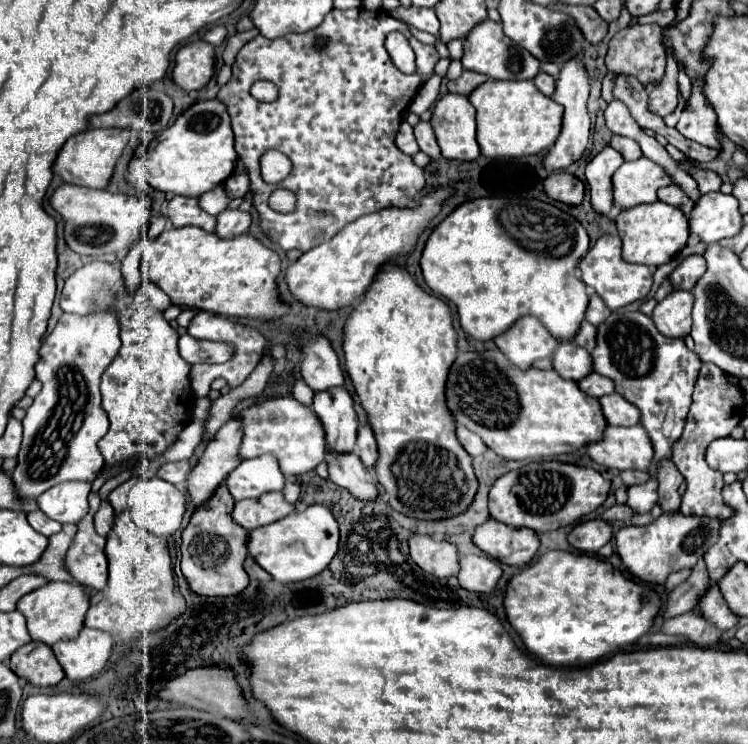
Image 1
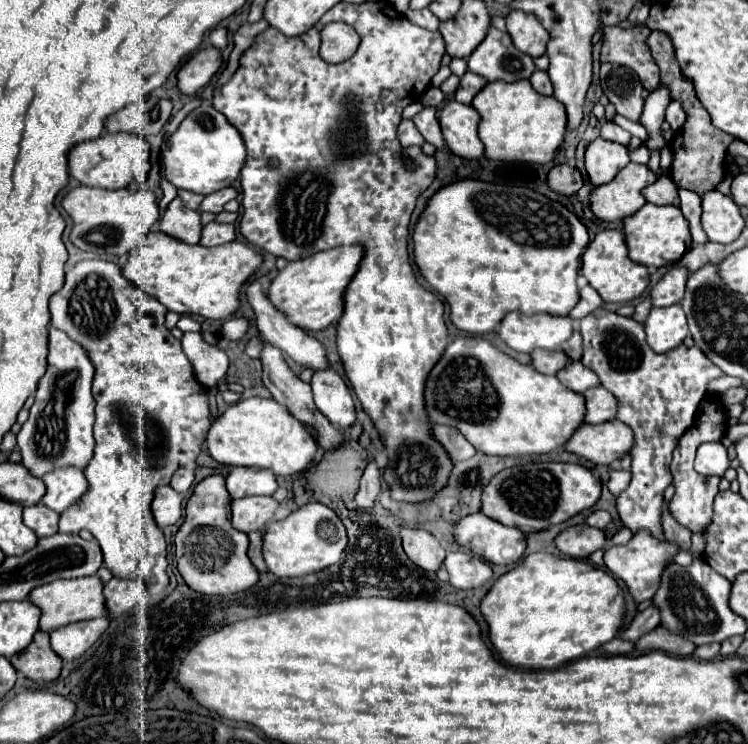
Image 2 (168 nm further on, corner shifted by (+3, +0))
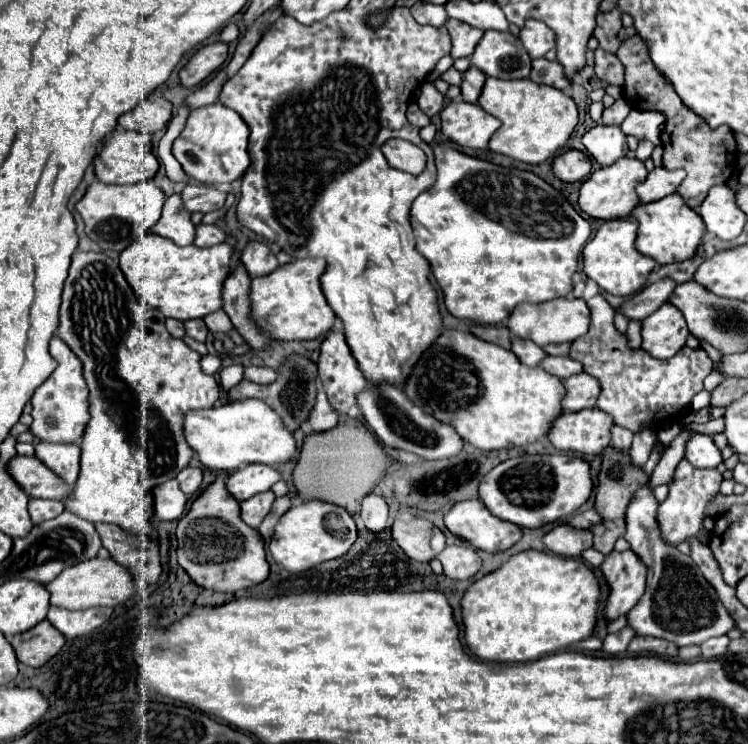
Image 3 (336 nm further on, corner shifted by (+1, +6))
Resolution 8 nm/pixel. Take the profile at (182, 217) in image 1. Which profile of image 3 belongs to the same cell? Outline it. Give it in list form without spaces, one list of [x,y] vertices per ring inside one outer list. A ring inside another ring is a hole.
[[[176,193],[166,199],[160,221],[154,225],[154,233],[176,241],[176,245],[190,245],[196,235],[196,227],[190,221],[190,211],[182,205],[182,197]]]

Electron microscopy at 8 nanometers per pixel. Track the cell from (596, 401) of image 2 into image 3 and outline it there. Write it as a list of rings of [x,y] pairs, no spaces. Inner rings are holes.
[[[578,373],[570,379],[566,379],[564,387],[566,387],[566,397],[562,401],[562,409],[566,413],[596,407],[600,385],[588,373]]]

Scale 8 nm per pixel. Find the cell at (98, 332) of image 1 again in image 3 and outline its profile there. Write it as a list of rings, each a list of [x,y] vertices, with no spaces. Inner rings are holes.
[[[54,335],[50,341],[50,353],[58,361],[58,367],[32,395],[34,421],[30,425],[30,431],[36,439],[48,443],[80,443],[86,431],[86,423],[90,421],[88,385],[82,375],[82,361],[64,341],[60,341],[58,335]]]

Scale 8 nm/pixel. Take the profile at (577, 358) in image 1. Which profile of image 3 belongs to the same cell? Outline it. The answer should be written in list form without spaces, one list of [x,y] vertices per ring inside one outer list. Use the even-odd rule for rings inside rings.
[[[512,337],[512,353],[520,359],[520,363],[528,367],[538,367],[542,359],[546,357],[546,351],[532,341],[518,341],[518,337]]]

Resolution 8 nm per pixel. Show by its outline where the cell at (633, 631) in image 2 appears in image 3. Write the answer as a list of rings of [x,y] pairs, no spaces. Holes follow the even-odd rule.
[[[626,625],[622,631],[618,631],[618,633],[610,633],[610,635],[604,639],[604,651],[610,653],[610,655],[620,655],[620,653],[624,653],[626,647],[628,647],[628,643],[630,643],[630,639],[632,639],[634,635],[636,635],[634,629],[628,627],[628,625]]]

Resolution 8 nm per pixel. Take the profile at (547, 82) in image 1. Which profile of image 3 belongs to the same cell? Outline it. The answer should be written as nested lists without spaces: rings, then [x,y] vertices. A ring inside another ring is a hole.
[[[534,59],[532,61],[530,79],[534,83],[550,85],[550,87],[556,87],[556,89],[562,89],[562,91],[570,87],[570,83],[566,81],[562,65],[558,65],[556,61],[548,61],[548,59]]]

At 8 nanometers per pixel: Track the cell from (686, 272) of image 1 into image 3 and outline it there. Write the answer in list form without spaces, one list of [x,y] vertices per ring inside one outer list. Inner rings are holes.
[[[660,279],[648,287],[644,287],[638,295],[628,299],[626,303],[622,303],[620,309],[628,319],[644,319],[650,313],[654,313],[660,305],[664,305],[670,299],[670,295],[674,293],[674,289],[676,289],[676,281]]]

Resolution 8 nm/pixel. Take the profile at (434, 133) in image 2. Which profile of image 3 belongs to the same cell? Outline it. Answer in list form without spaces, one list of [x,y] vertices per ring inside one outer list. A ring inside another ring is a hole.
[[[426,81],[426,83],[422,85],[422,93],[420,93],[420,97],[418,97],[418,105],[420,105],[420,109],[422,109],[428,117],[434,117],[434,115],[438,115],[438,113],[442,111],[442,107],[444,107],[444,95],[442,95],[430,81]]]

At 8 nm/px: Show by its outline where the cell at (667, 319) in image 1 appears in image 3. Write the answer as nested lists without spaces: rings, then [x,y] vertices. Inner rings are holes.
[[[664,303],[642,321],[642,349],[656,359],[670,359],[674,353],[678,353],[686,345],[688,335],[690,331],[686,327],[686,319],[680,313],[680,309],[674,307],[672,303]]]

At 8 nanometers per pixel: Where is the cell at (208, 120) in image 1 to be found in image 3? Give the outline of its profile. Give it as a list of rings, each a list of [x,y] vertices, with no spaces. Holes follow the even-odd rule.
[[[222,103],[208,107],[198,107],[190,111],[184,131],[172,143],[172,155],[182,165],[184,173],[204,185],[222,185],[232,183],[250,165],[248,157],[248,125],[240,115]]]

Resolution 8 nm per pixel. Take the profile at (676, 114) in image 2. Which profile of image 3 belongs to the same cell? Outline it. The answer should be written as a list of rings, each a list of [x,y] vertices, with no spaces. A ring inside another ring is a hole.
[[[632,109],[626,121],[622,123],[622,131],[626,135],[634,135],[638,139],[652,139],[656,145],[660,143],[660,125],[664,125],[666,115],[660,111],[638,111]]]

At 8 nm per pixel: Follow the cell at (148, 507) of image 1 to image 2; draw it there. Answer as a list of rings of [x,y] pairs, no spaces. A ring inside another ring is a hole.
[[[162,485],[156,489],[152,511],[158,527],[174,525],[182,517],[182,497],[170,485]]]

